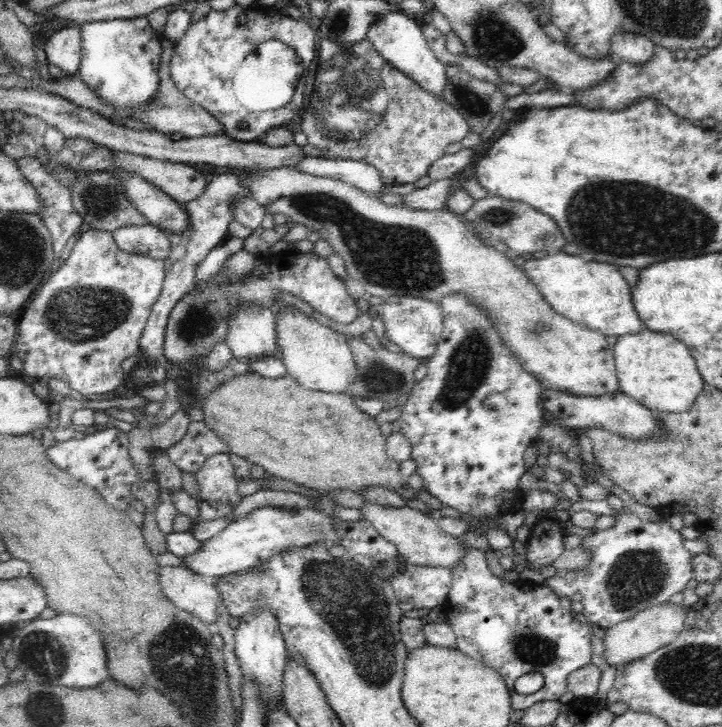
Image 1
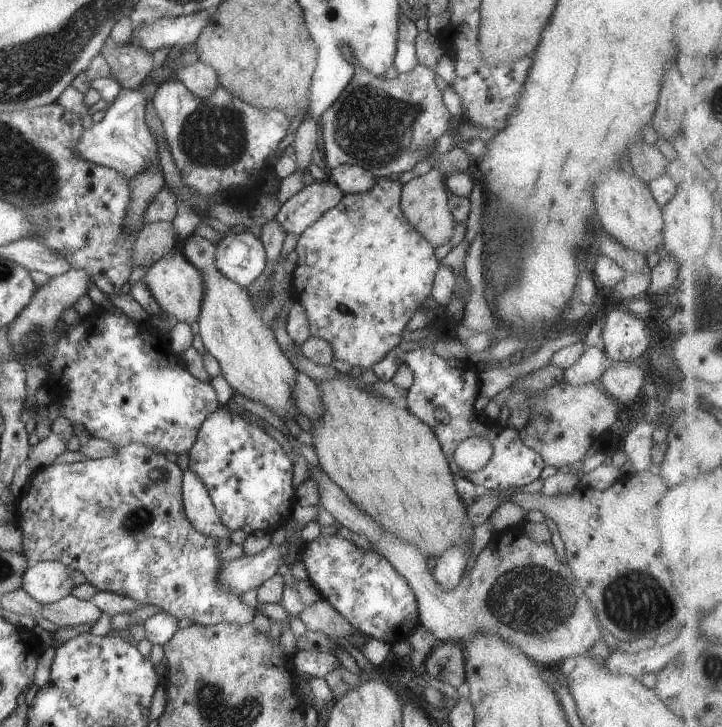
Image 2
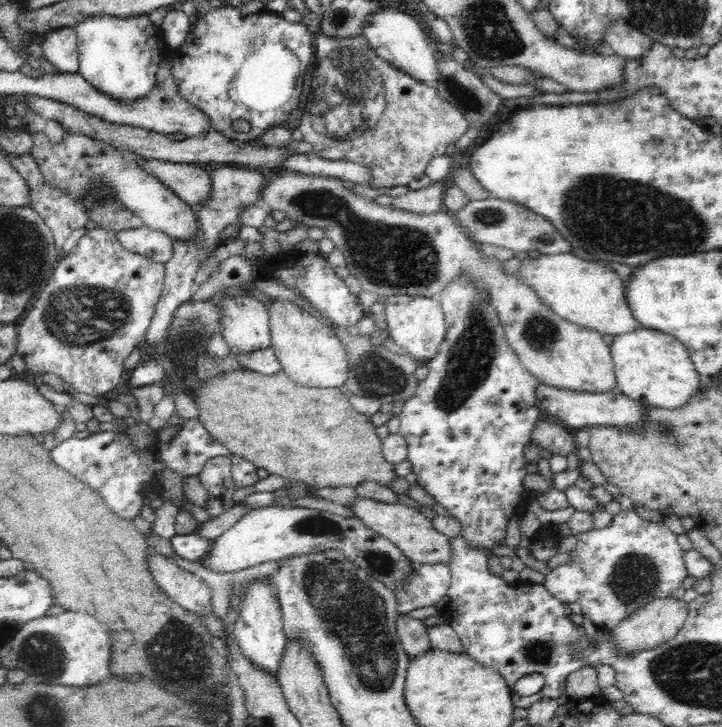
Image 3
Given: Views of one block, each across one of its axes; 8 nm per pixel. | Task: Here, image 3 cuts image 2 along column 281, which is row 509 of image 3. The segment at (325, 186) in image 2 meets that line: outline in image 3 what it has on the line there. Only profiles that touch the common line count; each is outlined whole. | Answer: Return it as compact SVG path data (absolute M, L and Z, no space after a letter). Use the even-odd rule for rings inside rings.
M218 456L206 462L198 476L207 490L208 502L204 509L210 518L221 515L227 508L235 505L232 494L237 489L232 481L232 464L226 456Z

